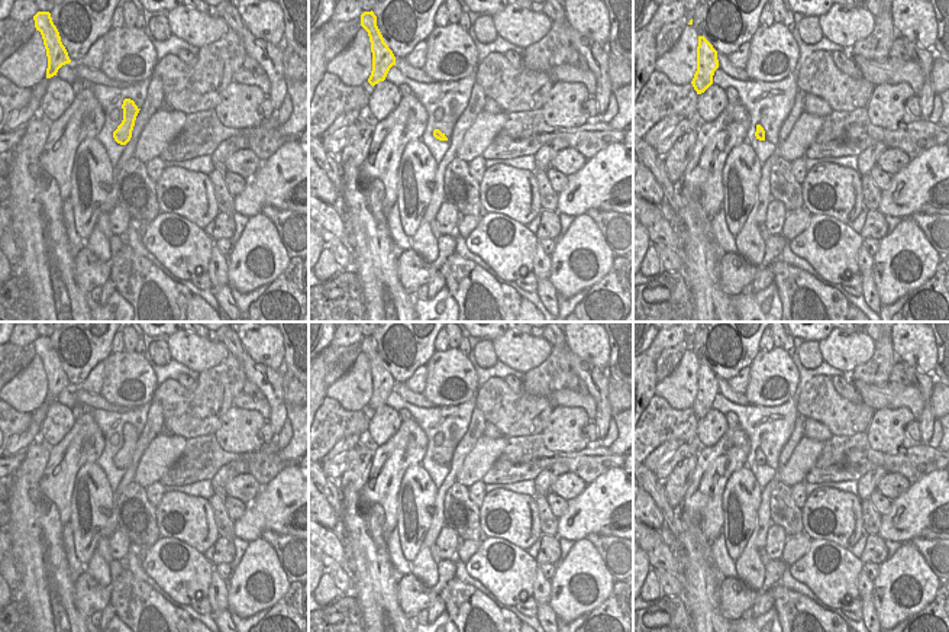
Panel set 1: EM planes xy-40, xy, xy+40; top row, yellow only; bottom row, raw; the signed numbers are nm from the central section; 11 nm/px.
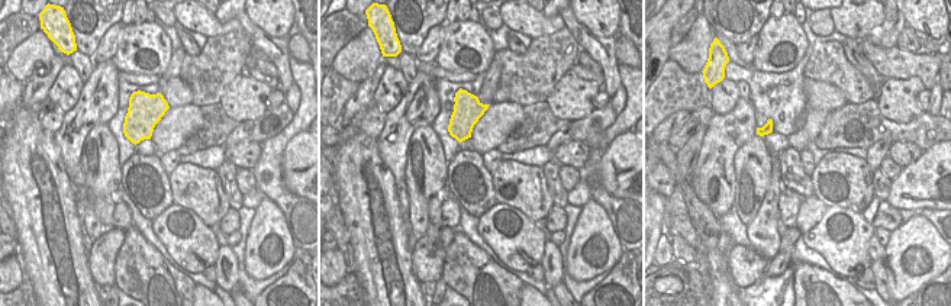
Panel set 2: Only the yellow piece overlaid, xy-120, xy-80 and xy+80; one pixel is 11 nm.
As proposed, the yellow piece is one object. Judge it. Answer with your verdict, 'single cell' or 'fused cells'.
single cell

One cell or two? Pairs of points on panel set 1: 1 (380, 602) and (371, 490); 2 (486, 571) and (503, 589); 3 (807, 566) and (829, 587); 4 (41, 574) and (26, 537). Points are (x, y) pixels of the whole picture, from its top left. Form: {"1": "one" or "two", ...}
{"1": "two", "2": "one", "3": "one", "4": "one"}

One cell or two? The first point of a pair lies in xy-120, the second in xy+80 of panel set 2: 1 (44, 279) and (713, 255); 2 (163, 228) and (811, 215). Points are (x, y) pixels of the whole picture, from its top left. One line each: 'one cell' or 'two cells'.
1: one cell
2: two cells

